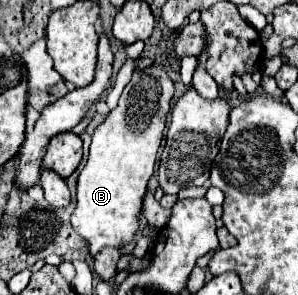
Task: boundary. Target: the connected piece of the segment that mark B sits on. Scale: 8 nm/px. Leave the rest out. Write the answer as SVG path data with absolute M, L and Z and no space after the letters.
M152 64L146 70L134 72L118 106L94 130L88 162L78 176L76 208L70 220L74 232L88 242L90 256L96 256L106 246L122 250L140 230L144 194L154 172L172 94L174 84L164 64Z

